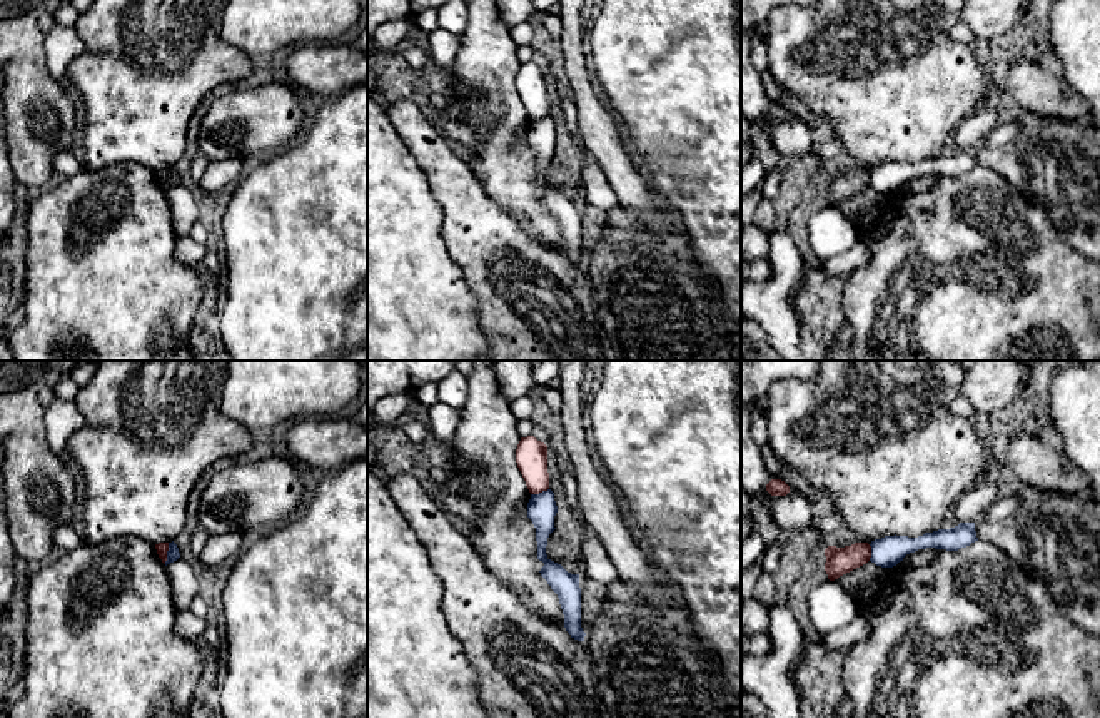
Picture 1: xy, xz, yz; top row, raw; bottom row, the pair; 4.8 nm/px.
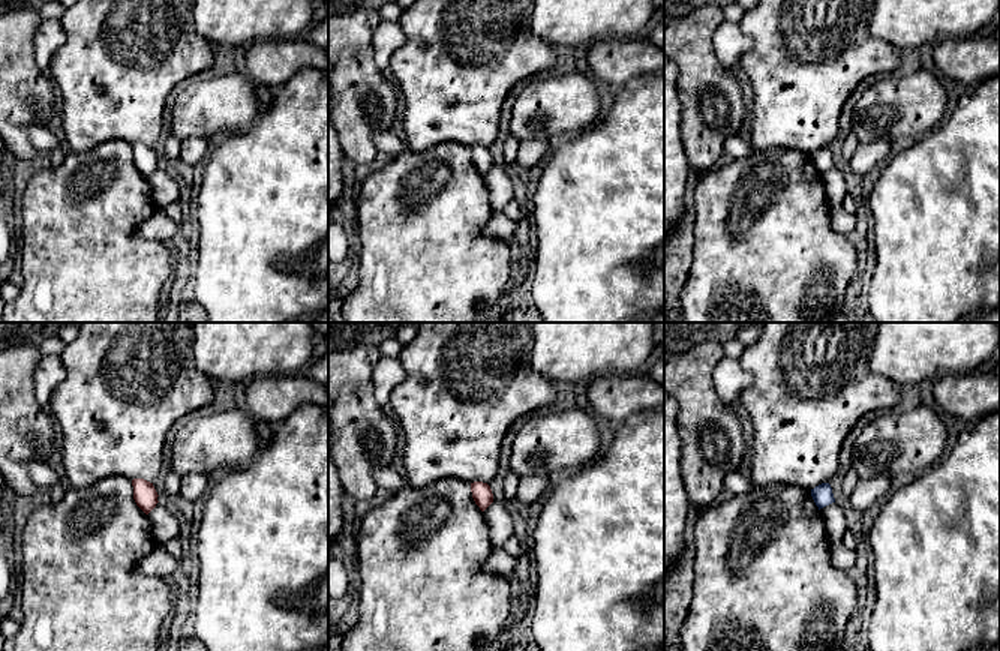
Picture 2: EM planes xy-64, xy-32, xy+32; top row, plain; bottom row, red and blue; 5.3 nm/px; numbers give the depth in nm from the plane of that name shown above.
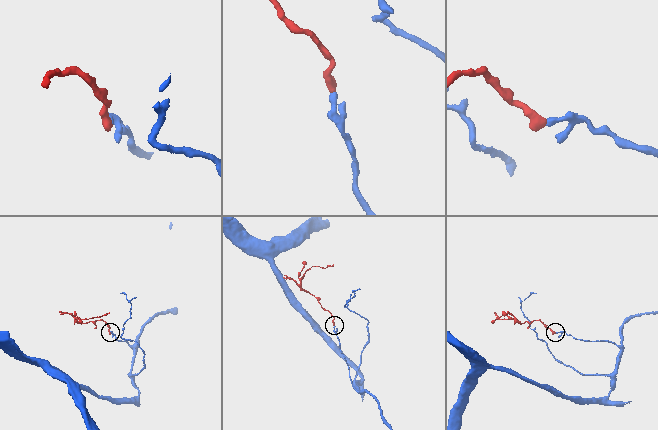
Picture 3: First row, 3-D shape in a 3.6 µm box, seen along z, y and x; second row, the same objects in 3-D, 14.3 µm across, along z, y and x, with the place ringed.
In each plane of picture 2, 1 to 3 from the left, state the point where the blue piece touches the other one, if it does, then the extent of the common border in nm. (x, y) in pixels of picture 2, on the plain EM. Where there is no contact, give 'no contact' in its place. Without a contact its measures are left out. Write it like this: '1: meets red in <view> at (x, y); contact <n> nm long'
1: no contact
2: no contact
3: no contact

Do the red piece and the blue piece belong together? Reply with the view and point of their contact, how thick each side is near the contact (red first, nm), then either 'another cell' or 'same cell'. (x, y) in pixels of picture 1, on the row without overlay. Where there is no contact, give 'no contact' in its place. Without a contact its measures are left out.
contact xy (166, 179); calibres 60 and 60 nm; another cell

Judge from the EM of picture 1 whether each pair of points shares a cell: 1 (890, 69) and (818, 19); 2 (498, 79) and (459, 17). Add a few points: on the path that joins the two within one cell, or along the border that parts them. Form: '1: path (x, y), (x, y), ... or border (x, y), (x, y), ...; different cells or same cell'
1: path (872, 54), (855, 54), (837, 35); same cell
2: border (469, 17), (461, 35); different cells

